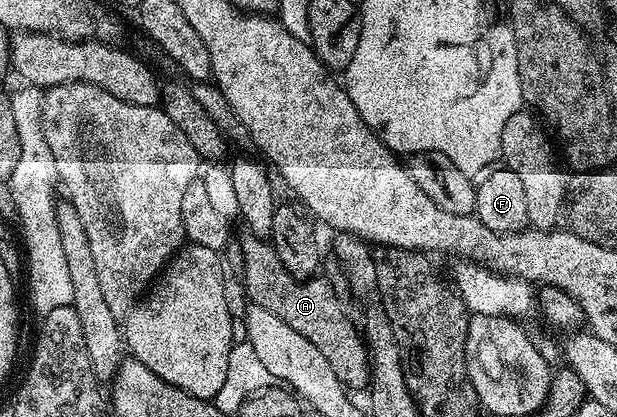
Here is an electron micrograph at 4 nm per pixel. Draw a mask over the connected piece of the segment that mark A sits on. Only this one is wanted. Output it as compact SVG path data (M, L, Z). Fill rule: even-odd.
M251 234L245 237L245 240L239 241L239 245L242 254L244 288L248 291L248 300L282 318L287 326L318 347L319 353L330 362L331 369L344 388L367 389L369 387L368 348L358 335L357 329L355 332L344 321L344 308L336 301L331 286L326 281L320 280L321 278L294 279L282 266L276 249L271 243Z

